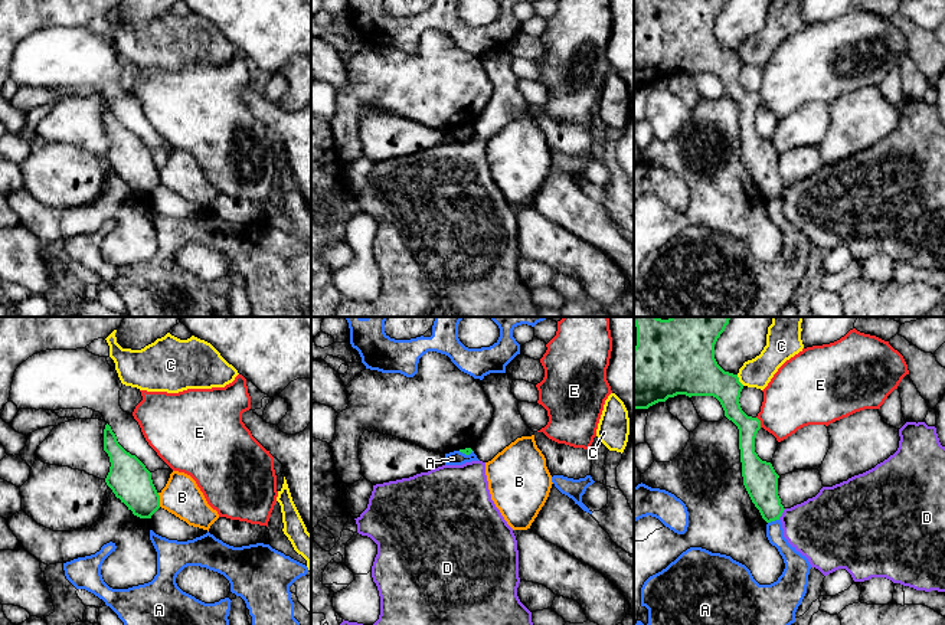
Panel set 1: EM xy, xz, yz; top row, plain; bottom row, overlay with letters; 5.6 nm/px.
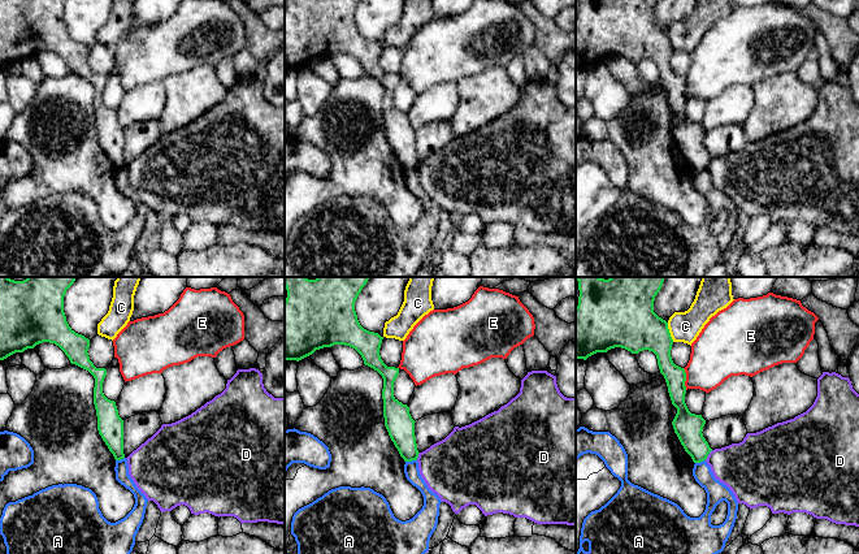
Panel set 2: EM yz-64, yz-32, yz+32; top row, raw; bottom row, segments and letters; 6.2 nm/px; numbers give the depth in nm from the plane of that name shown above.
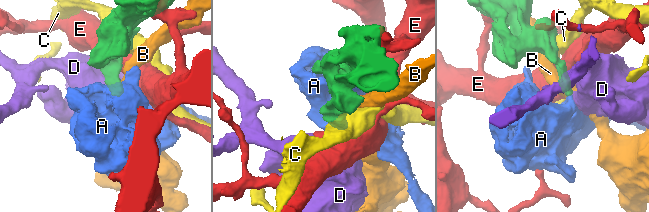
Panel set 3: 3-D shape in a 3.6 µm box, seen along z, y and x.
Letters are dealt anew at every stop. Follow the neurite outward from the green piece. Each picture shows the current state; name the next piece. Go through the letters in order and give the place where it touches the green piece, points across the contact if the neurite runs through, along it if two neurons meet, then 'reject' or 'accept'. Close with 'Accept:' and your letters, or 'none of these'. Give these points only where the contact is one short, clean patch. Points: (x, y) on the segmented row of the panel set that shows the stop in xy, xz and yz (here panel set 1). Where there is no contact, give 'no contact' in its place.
A: meets green in yz at (772, 520); border along yz (778, 519), (768, 523); reject
B: meets green in xy at (159, 500); border along xy (157, 493), (160, 506); reject
C: meets green in yz at (738, 380); border along yz (736, 375), (744, 385); reject
D: meets green in yz at (781, 514); border along yz (785, 509), (778, 519); reject
E: meets green in yz at (759, 422); reject
Accept: none of these

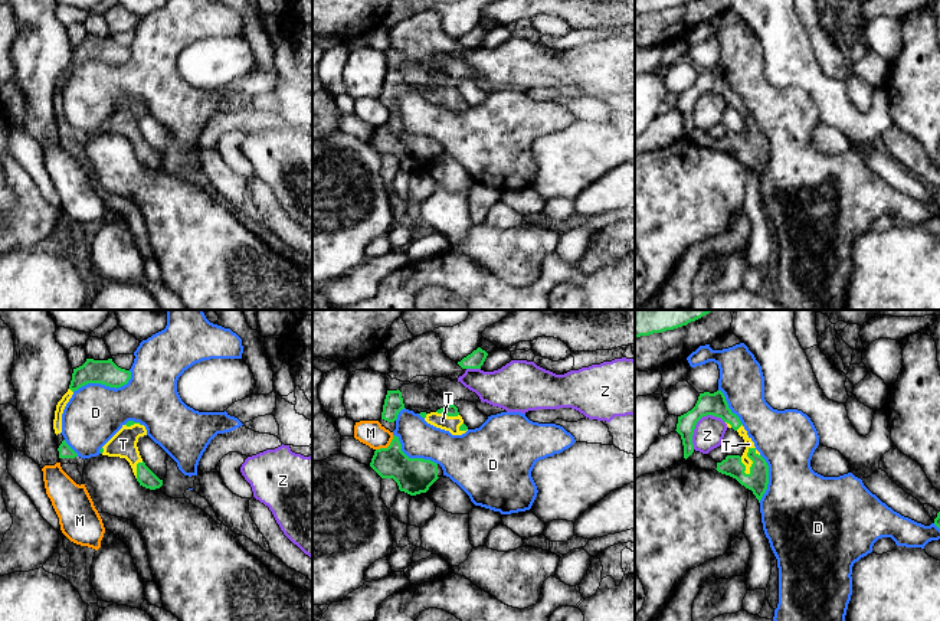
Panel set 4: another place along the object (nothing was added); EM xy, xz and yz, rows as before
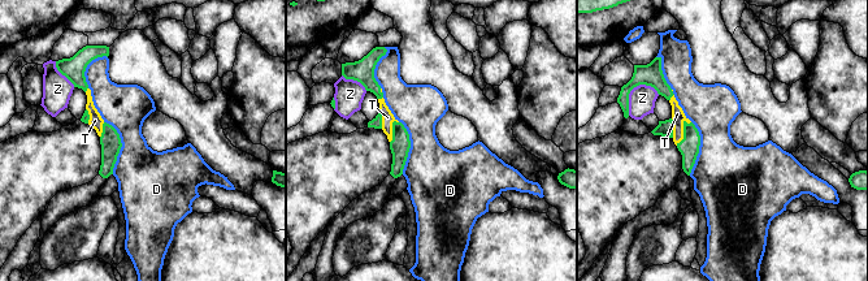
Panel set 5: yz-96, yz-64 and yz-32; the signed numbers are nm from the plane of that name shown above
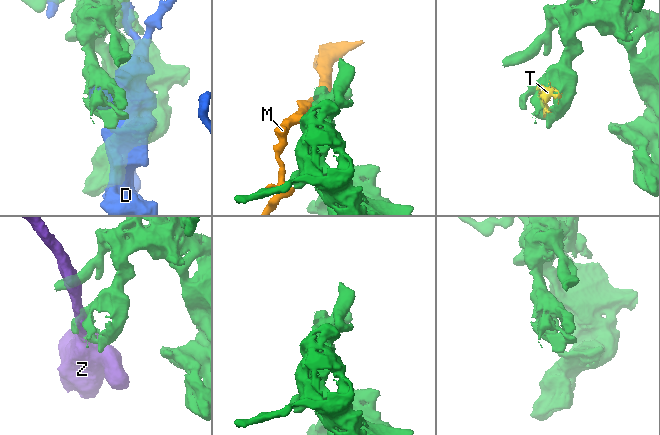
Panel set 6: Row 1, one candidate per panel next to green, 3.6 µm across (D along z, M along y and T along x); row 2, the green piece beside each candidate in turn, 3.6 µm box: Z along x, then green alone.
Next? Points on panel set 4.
D: meets green in xy at (105, 385); reject
M: meets green in xz at (387, 447); reject
T: meets green in yz at (750, 458); accept
Z: meets green in yz at (696, 424); reject
Accept: T

